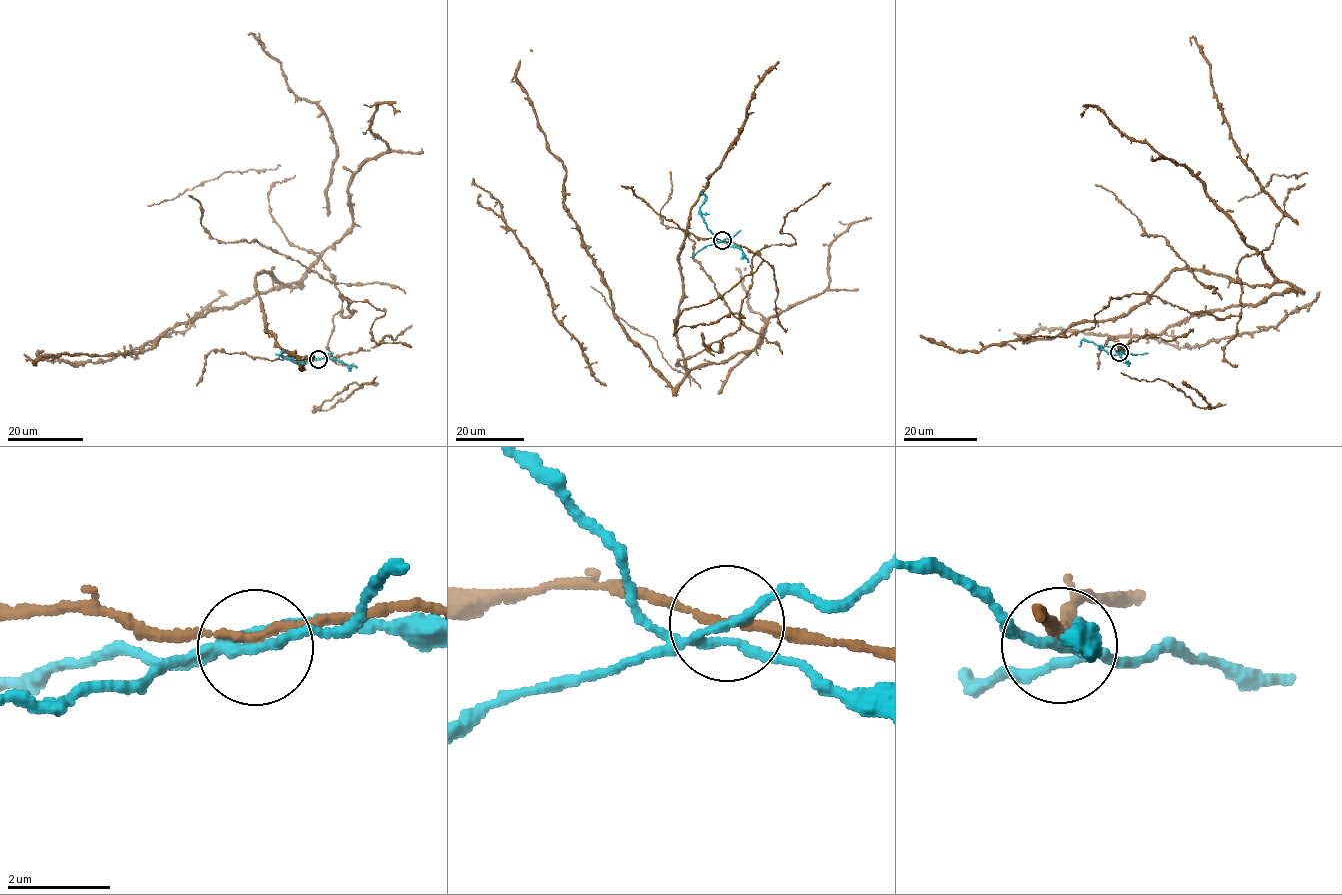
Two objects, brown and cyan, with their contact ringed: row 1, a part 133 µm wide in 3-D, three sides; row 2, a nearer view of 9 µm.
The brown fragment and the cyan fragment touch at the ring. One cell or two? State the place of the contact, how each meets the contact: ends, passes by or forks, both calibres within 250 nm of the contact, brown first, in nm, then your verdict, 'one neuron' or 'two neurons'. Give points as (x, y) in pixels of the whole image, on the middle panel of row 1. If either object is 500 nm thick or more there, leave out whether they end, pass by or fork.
place (722, 240); brown passes by; cyan forks; calibres 150 and 130 nm; two neurons

